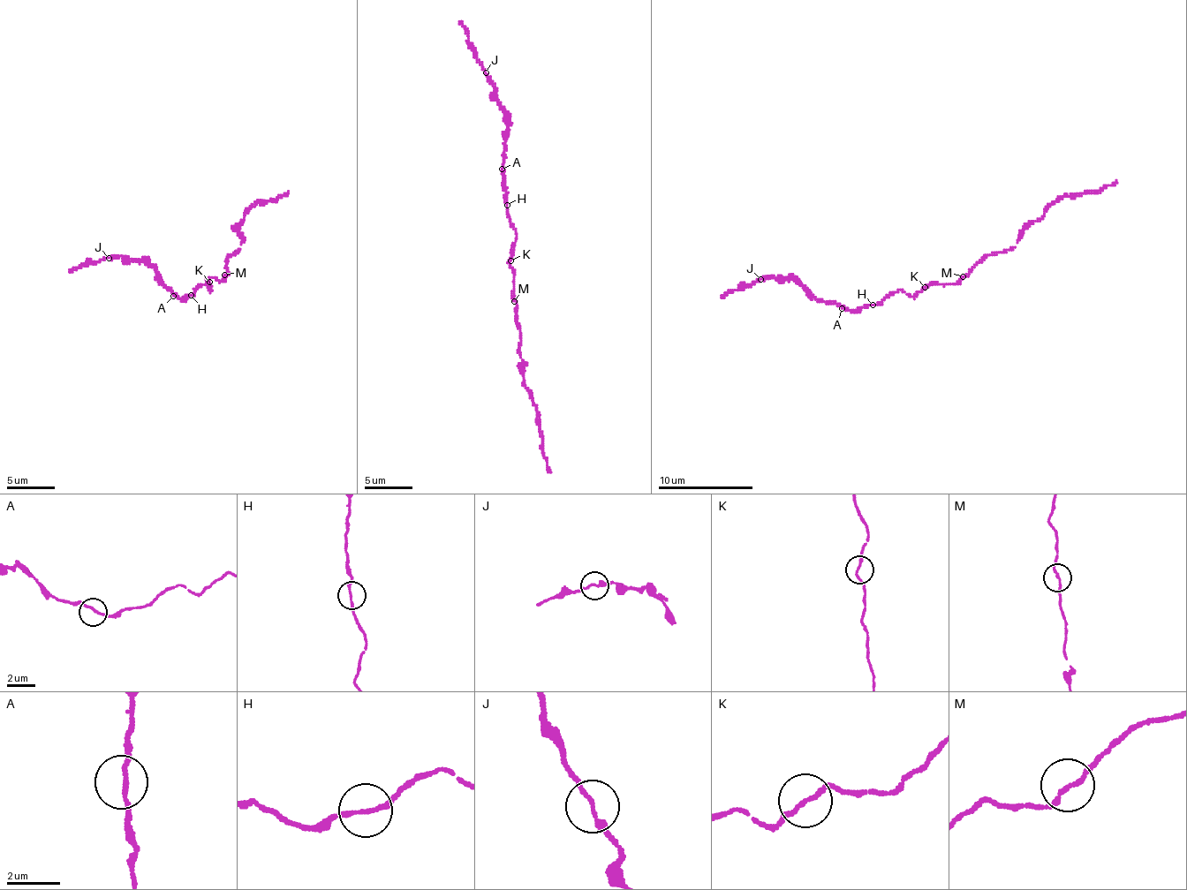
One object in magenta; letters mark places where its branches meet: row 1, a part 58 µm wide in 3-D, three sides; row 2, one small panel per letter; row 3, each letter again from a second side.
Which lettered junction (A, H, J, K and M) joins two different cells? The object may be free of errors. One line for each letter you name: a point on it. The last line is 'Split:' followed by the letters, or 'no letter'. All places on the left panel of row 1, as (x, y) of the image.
Split: no letter

